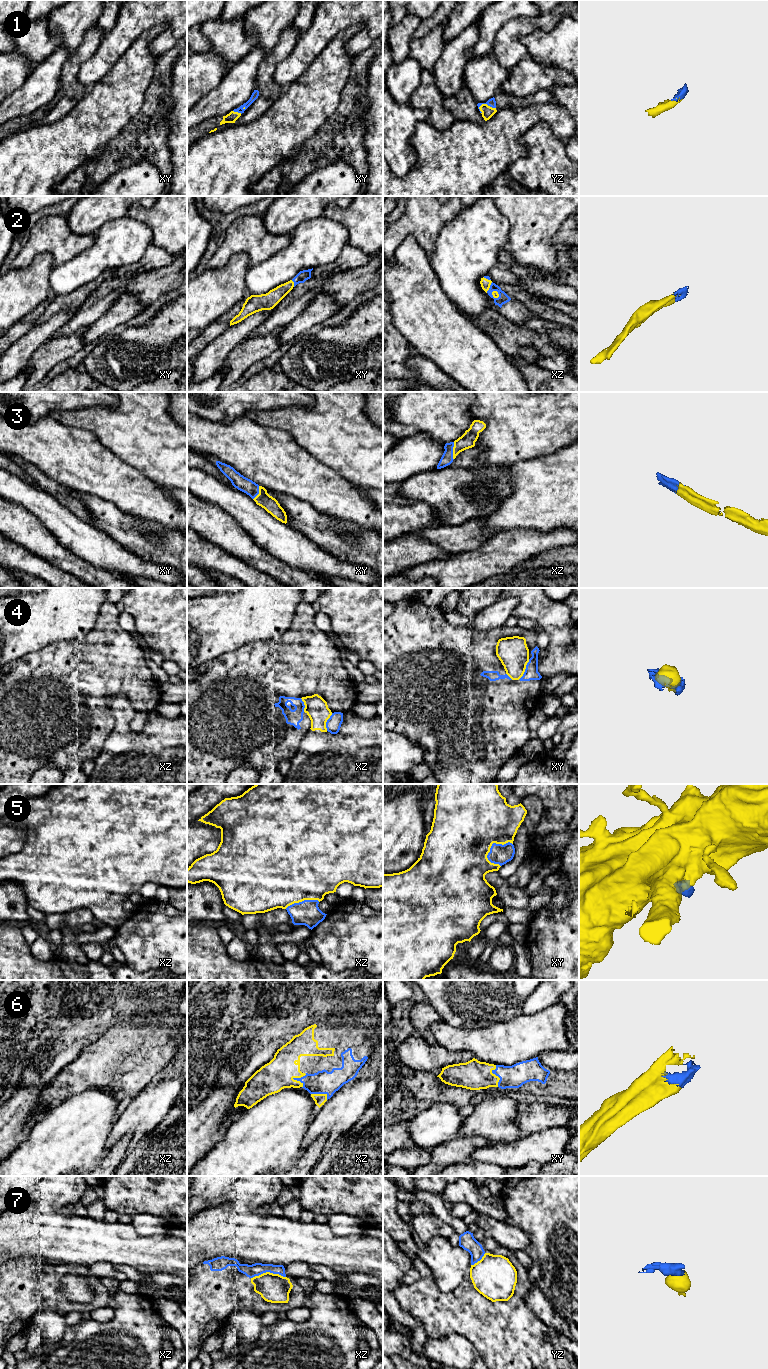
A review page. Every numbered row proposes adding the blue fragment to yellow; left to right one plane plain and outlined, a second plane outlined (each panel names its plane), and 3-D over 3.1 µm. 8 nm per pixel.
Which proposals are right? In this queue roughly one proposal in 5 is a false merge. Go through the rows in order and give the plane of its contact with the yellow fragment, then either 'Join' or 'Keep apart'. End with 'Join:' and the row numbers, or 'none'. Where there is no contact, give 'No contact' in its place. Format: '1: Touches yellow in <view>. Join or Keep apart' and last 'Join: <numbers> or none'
1: Touches yellow in yz. Join
2: Touches yellow in xz. Join
3: Touches yellow in xz. Join
4: Touches yellow in xy. Keep apart
5: Touches yellow in xy. Join
6: Touches yellow in xz. Join
7: Touches yellow in xz. Keep apart
Join: 1, 2, 3, 5, 6

